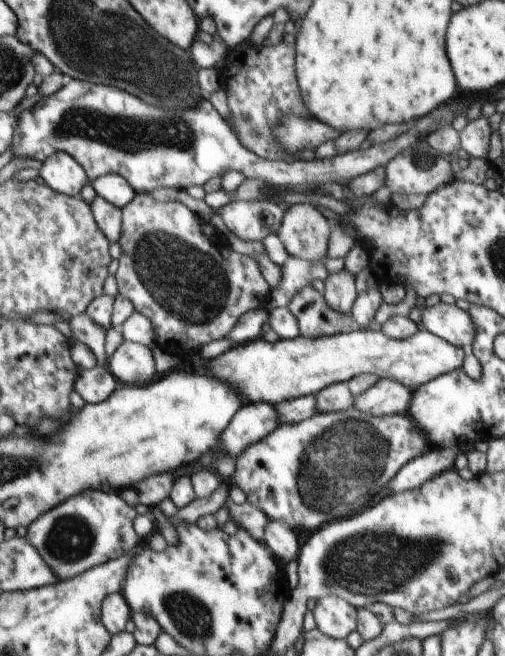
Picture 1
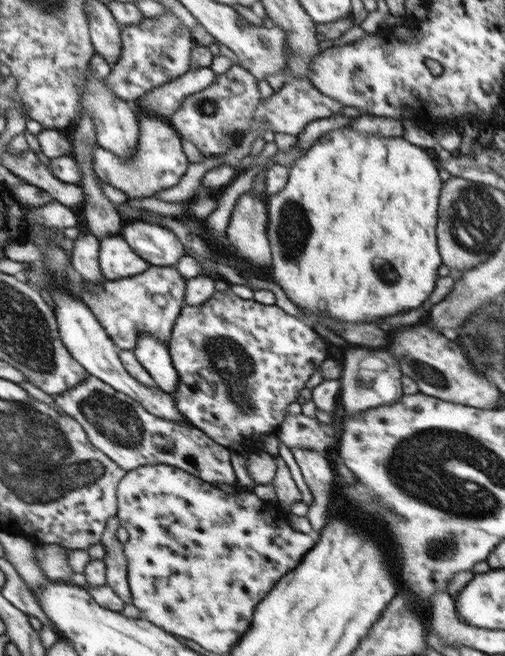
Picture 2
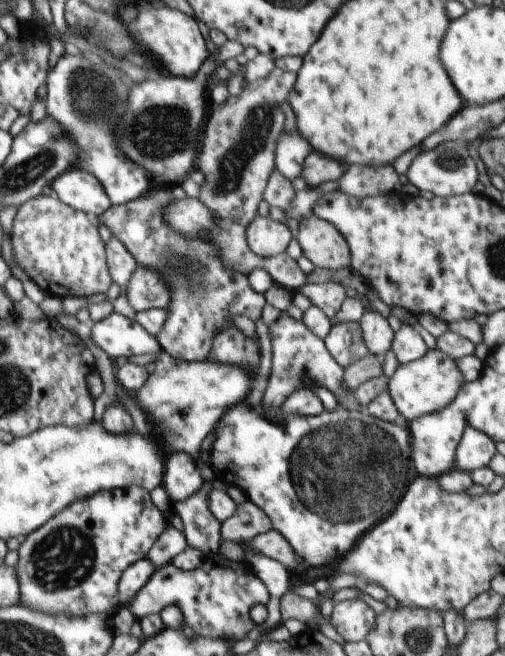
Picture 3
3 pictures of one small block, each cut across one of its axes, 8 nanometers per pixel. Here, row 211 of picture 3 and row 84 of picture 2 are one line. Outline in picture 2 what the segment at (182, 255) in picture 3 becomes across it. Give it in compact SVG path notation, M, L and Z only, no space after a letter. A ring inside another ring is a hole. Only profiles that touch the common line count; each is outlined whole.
M163 5L163 8L165 8L165 16L159 20L143 18L140 25L121 26L123 50L120 58L112 64L112 72L104 82L108 85L109 90L113 90L113 94L117 94L127 103L130 101L136 103L142 95L154 88L180 79L180 76L190 70L193 45L190 28L184 26L168 7Z

